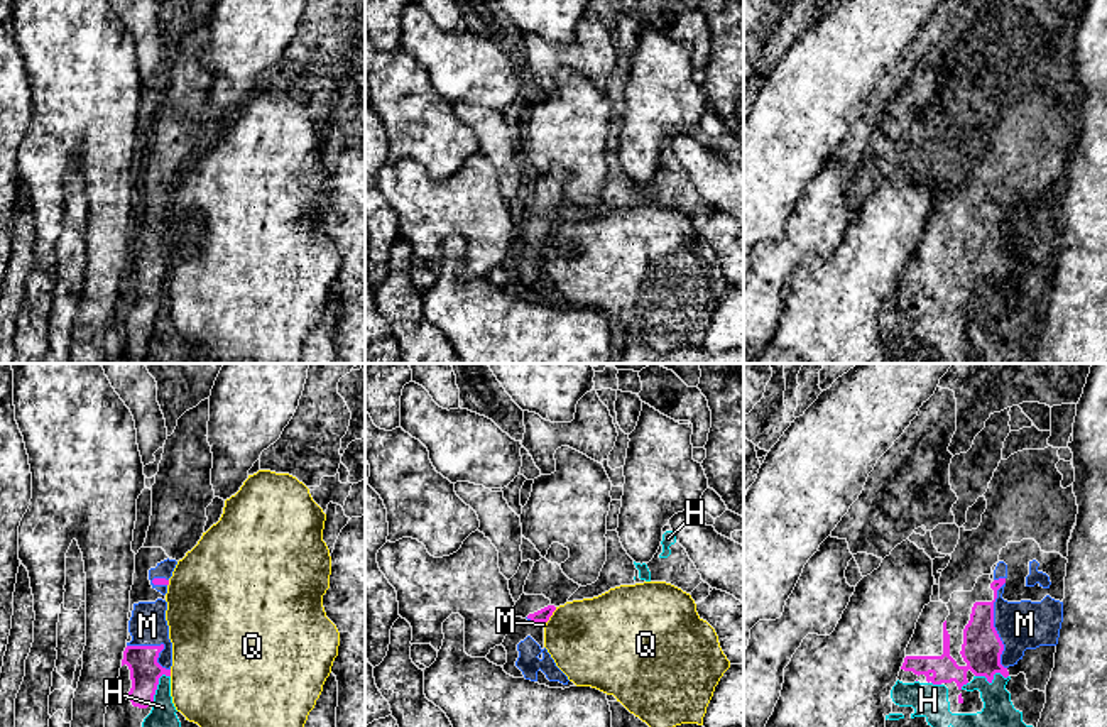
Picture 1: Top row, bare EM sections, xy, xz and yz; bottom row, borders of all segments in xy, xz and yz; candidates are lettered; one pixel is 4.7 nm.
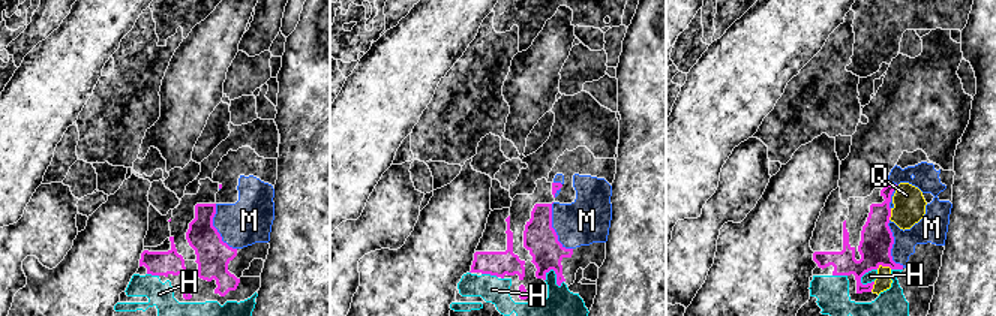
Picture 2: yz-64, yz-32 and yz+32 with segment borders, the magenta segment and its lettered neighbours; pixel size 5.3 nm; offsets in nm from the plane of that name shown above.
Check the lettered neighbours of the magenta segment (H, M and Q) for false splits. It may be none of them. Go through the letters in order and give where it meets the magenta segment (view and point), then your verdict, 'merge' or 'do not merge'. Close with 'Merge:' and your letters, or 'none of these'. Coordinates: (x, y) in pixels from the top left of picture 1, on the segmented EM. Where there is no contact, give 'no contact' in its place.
H: contact yz (992, 678); merge
M: contact yz (992, 626); merge
Q: contact xz (551, 614); do not merge
Merge: H, M

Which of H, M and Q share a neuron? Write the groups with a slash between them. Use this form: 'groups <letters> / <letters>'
groups H M / Q

